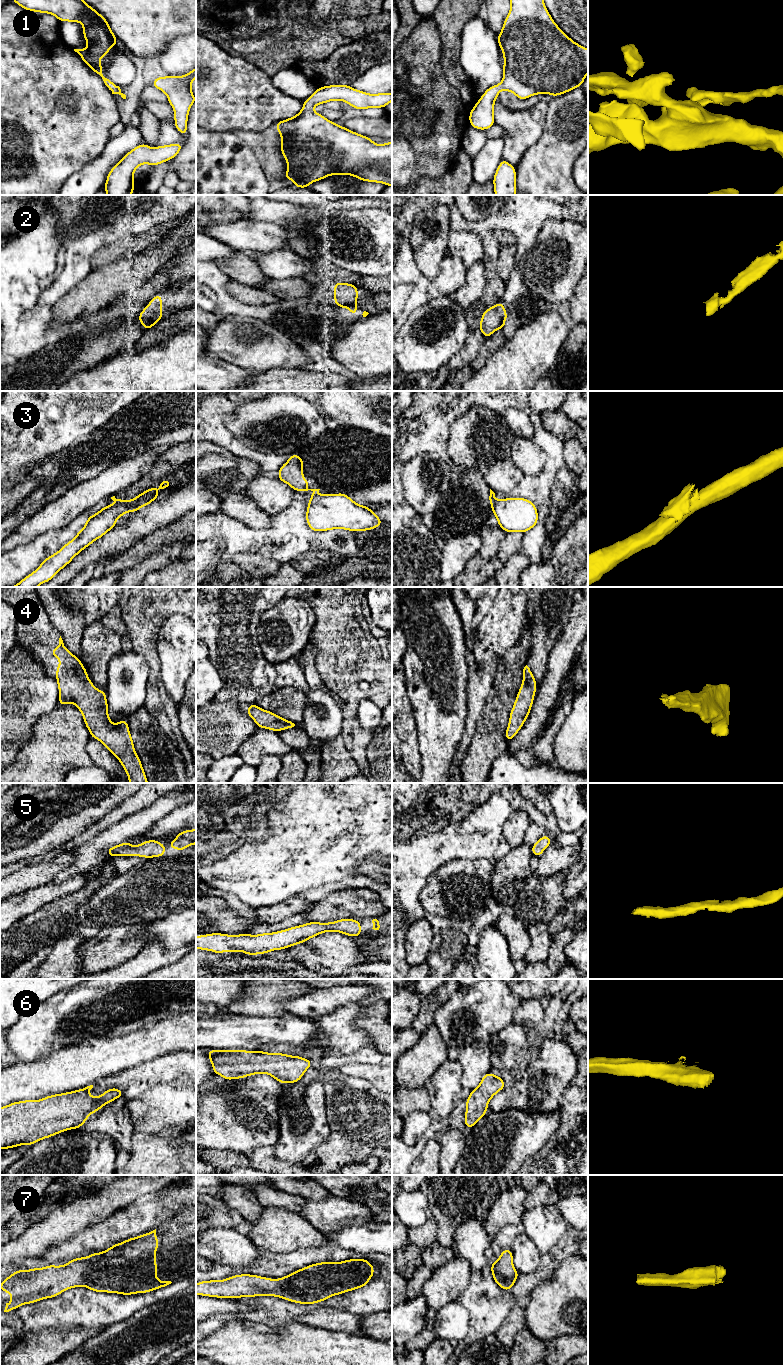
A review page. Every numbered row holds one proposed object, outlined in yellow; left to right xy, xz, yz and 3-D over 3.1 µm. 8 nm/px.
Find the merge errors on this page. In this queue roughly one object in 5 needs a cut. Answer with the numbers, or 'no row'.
2, 3

